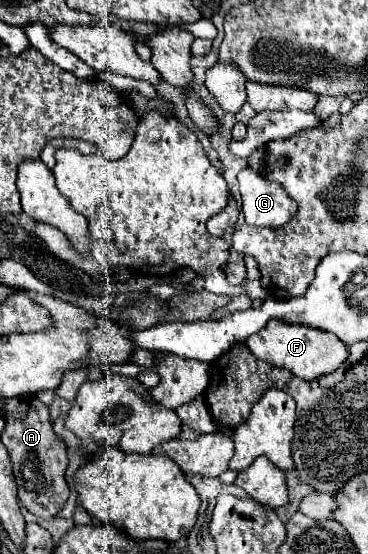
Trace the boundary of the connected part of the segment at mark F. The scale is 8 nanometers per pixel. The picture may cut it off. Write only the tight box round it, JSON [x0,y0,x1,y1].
[245,319,349,379]

